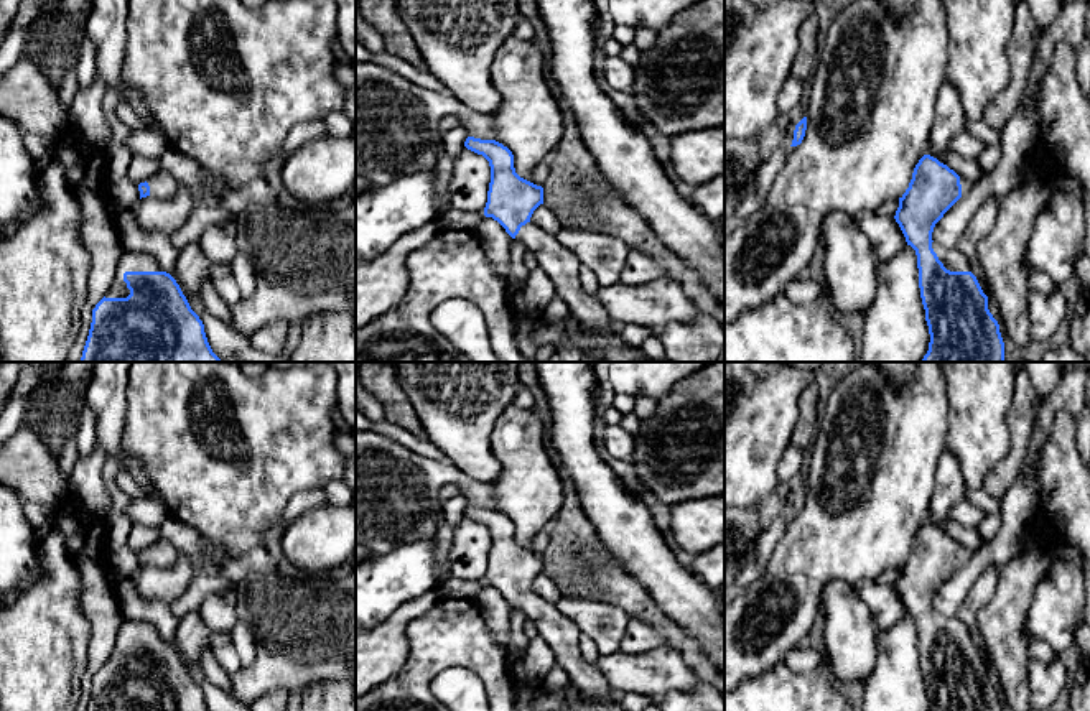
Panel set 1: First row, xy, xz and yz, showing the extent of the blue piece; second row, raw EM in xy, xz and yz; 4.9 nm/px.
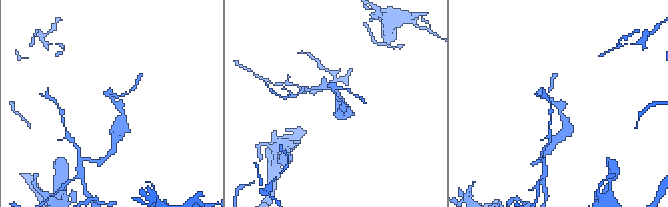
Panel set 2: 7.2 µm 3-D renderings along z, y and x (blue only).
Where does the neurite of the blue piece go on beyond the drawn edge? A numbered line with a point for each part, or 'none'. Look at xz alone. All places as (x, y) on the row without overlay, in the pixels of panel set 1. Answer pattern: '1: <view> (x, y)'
1: xz (562, 634)

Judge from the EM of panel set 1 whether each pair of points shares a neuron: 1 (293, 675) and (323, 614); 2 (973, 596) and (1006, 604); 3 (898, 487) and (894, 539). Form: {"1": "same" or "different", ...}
{"1": "same", "2": "different", "3": "same"}

